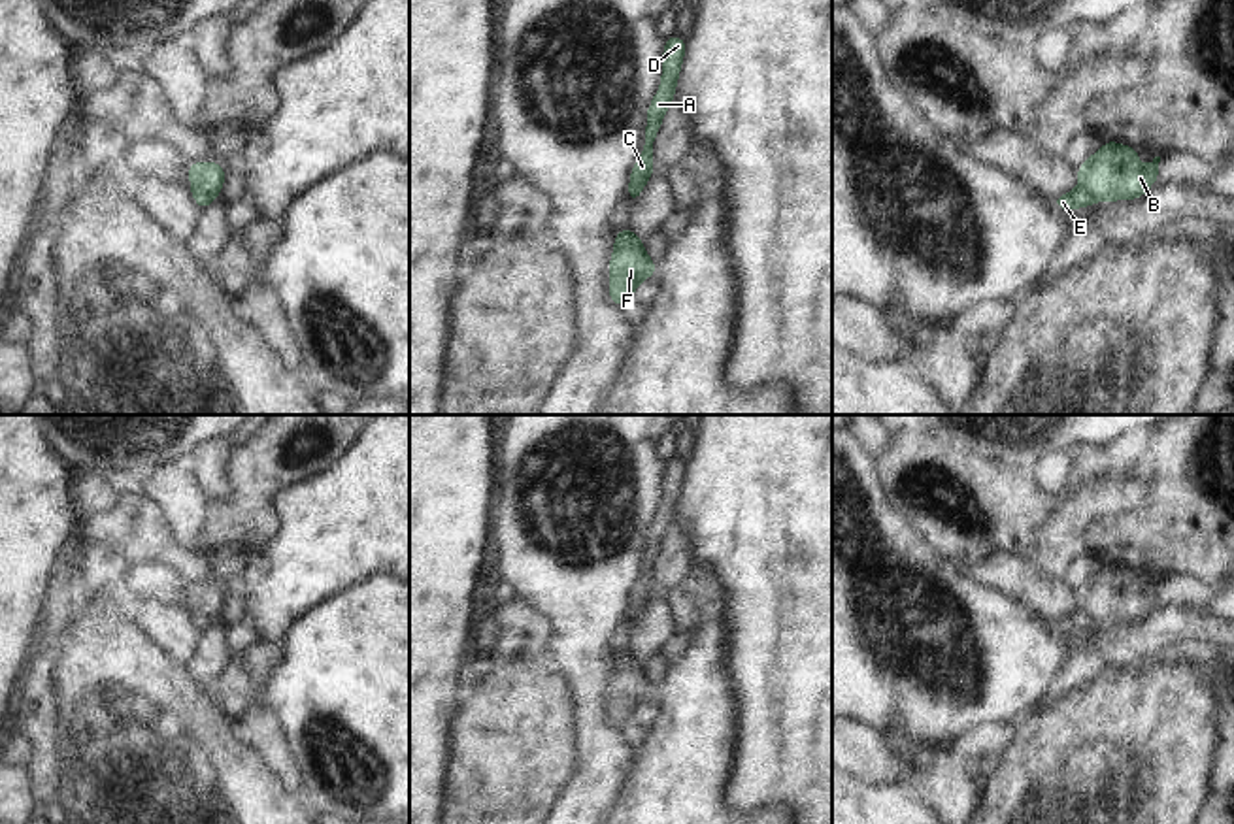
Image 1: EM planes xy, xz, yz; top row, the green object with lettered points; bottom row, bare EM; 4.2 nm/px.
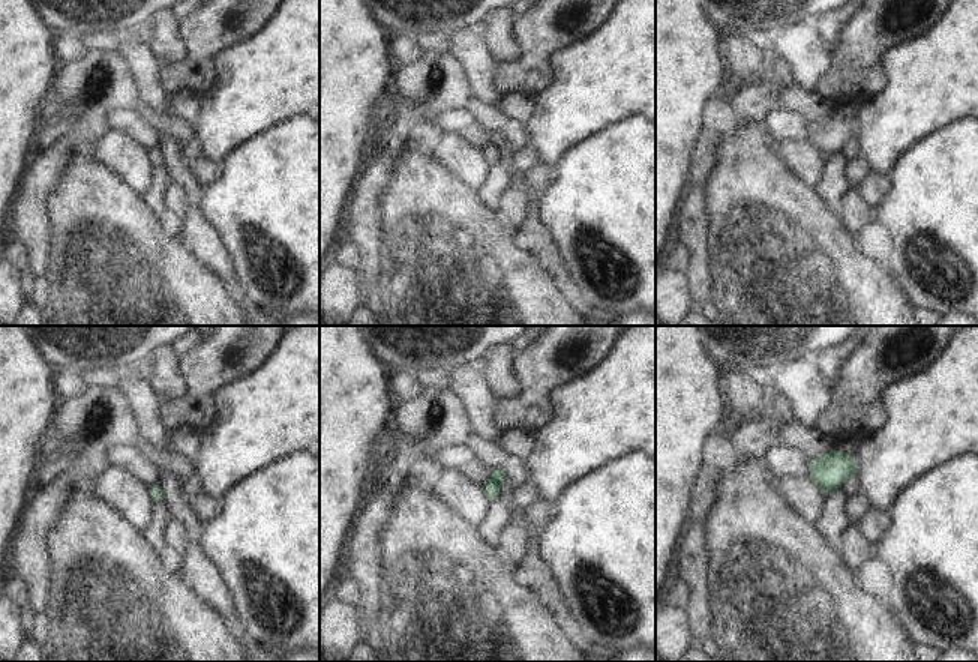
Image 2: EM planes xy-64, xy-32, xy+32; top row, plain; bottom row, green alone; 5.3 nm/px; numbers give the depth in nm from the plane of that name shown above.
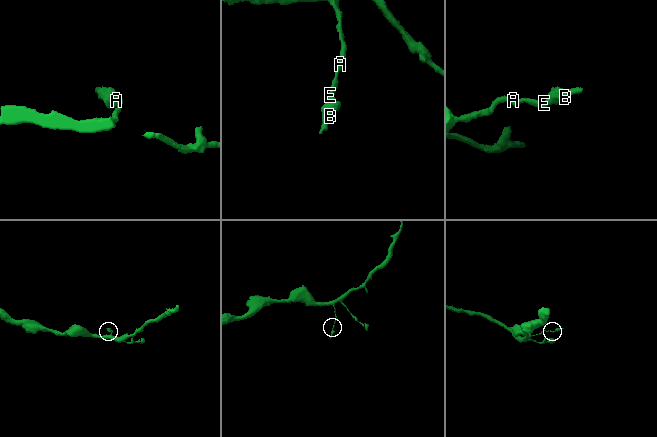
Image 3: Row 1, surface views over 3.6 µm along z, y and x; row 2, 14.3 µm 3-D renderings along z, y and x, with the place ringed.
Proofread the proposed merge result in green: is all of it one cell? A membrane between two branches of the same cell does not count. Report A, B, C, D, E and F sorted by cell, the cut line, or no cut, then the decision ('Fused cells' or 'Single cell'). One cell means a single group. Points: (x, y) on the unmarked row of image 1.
Groups: A C D E / B F. Split along xy (193, 611), (202, 611), (216, 619). Fused cells.

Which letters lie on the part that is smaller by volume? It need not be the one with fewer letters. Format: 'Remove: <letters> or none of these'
Remove: B, F.

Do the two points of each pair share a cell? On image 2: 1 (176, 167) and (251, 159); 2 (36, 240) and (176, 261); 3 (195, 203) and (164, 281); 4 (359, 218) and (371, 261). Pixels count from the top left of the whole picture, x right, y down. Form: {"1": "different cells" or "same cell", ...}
{"1": "different cells", "2": "different cells", "3": "different cells", "4": "same cell"}

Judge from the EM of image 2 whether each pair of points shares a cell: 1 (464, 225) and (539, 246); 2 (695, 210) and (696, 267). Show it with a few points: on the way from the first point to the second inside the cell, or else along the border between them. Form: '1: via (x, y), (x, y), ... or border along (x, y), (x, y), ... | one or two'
1: border along (512, 236), (539, 263) | two
2: via (695, 224), (696, 254) | one

